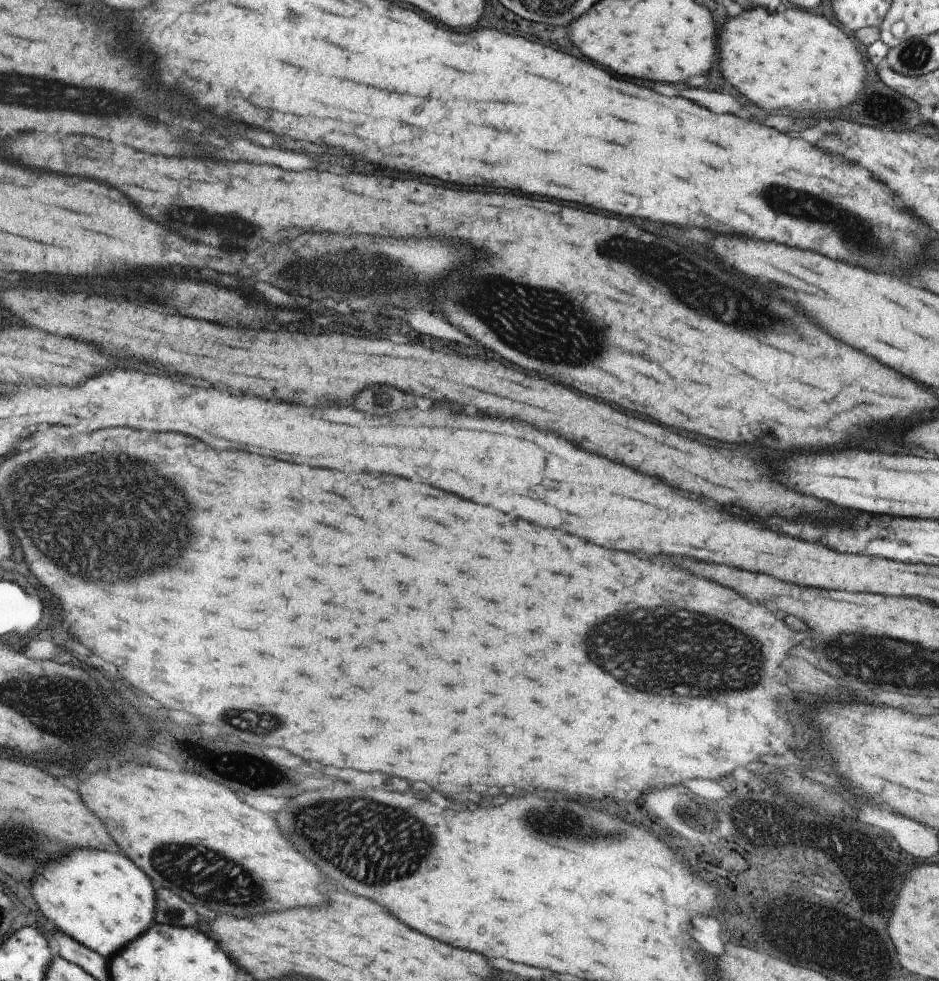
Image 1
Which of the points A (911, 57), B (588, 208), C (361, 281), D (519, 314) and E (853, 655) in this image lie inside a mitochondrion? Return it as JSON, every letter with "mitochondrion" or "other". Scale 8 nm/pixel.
{"A":"mitochondrion","B":"other","C":"mitochondrion","D":"mitochondrion","E":"mitochondrion"}

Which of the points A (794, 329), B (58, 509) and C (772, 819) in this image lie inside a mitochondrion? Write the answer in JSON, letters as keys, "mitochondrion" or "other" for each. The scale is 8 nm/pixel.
{"A":"mitochondrion","B":"mitochondrion","C":"mitochondrion"}

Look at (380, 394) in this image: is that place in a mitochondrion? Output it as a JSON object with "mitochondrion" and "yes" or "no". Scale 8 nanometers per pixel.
{"mitochondrion":"yes"}

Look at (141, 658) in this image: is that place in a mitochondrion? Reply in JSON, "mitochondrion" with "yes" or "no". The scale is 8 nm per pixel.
{"mitochondrion":"no"}

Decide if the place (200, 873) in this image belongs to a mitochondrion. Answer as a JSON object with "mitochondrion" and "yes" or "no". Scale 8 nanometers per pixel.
{"mitochondrion":"yes"}

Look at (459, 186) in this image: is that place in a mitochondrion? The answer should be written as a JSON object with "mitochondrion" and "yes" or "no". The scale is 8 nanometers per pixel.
{"mitochondrion":"no"}

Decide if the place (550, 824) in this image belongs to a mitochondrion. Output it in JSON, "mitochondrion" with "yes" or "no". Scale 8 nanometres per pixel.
{"mitochondrion":"yes"}

